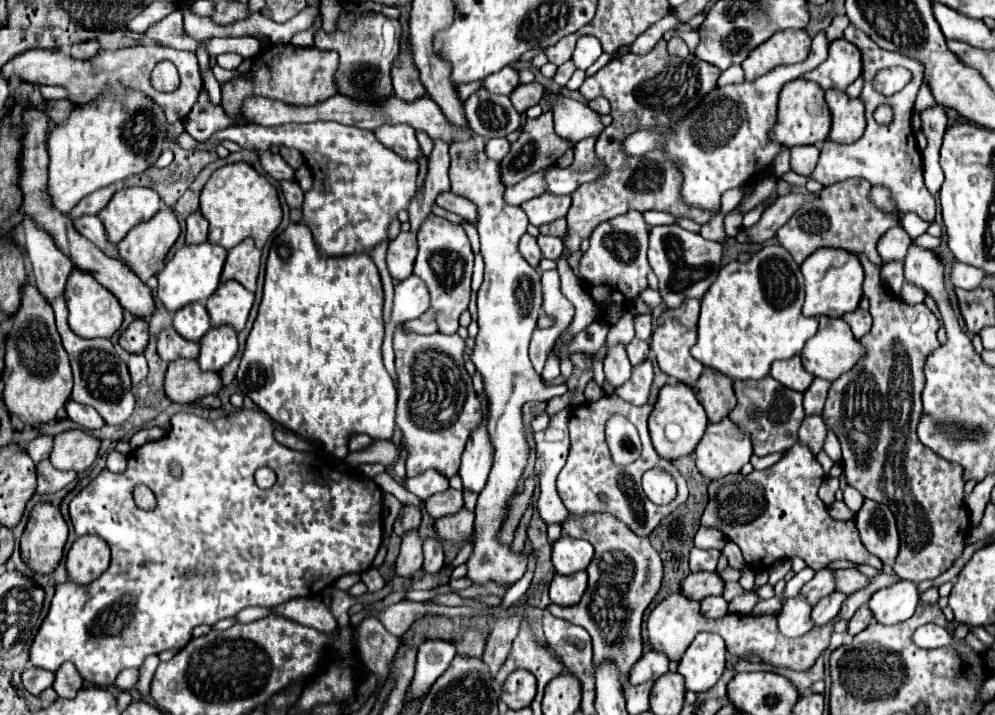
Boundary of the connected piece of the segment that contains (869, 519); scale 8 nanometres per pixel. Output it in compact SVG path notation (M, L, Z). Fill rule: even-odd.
M864 500L862 508L856 514L856 526L860 530L862 544L884 564L894 564L900 540L890 508L874 500Z

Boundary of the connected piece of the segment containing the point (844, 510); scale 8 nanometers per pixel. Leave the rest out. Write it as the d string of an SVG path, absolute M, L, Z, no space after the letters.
M834 502L828 510L830 510L830 516L836 520L850 520L852 518L852 512L844 502Z

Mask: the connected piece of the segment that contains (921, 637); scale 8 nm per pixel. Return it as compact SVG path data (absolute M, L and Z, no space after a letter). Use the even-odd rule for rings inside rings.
M926 624L926 626L920 626L912 634L912 642L918 648L922 648L922 646L948 646L948 644L952 644L952 638L944 628L936 626L936 624Z

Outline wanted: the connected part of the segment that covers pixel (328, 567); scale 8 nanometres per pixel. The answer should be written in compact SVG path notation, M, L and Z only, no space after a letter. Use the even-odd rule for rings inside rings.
M242 408L236 414L230 414L230 416L224 416L218 420L204 420L196 414L182 412L182 414L174 414L170 422L172 422L172 428L170 428L170 434L166 438L156 440L156 442L148 442L148 444L144 444L144 446L140 446L128 454L128 468L124 474L112 474L110 470L102 470L70 502L70 520L74 524L76 534L98 534L98 536L102 536L112 550L112 562L110 562L108 570L98 580L94 580L86 586L74 584L72 580L56 586L56 594L52 598L50 612L44 618L44 622L42 622L34 642L32 642L32 648L30 648L30 662L34 666L56 672L62 666L62 662L72 662L86 682L96 684L96 686L110 686L110 684L114 684L116 676L124 668L140 668L146 656L160 654L162 650L170 650L170 648L176 648L176 650L184 648L192 638L194 626L198 626L198 624L212 626L222 618L234 618L240 610L244 610L248 606L272 608L272 606L284 604L292 598L318 596L322 590L332 586L340 576L360 574L360 572L370 568L370 564L372 564L372 560L374 560L374 556L382 544L382 490L372 478L366 478L362 474L354 474L354 470L350 470L350 468L338 470L328 460L320 460L314 454L296 452L296 450L290 450L290 448L278 444L274 440L274 422L262 410ZM172 462L178 462L182 466L184 472L180 478L174 478L170 474ZM262 466L268 466L278 476L278 482L268 490L258 488L254 482L254 472ZM136 484L146 484L154 492L154 496L156 496L156 508L154 510L140 510L134 504L132 490Z

